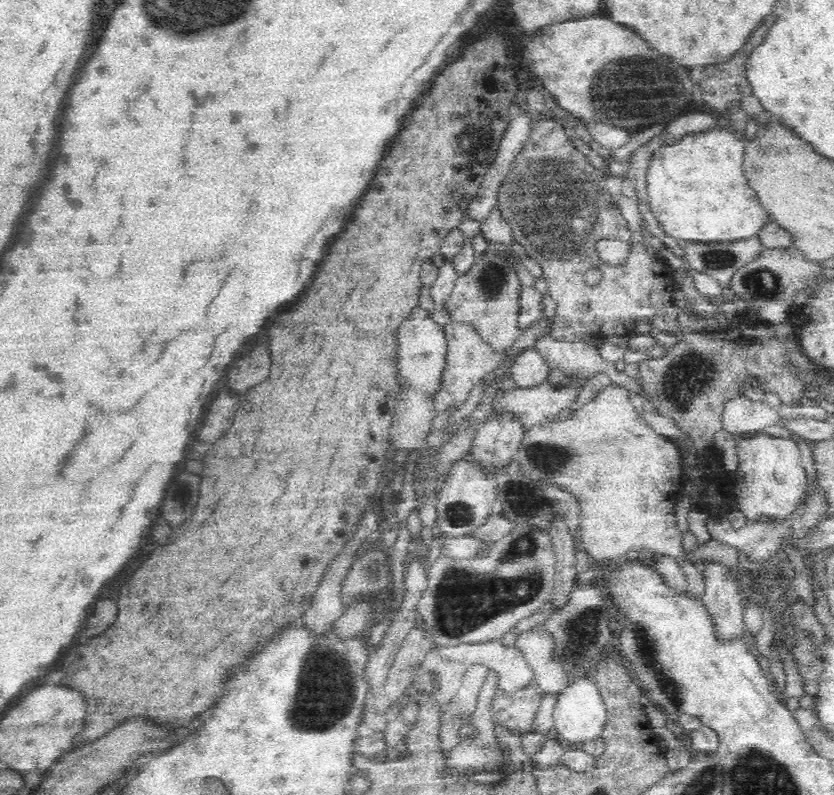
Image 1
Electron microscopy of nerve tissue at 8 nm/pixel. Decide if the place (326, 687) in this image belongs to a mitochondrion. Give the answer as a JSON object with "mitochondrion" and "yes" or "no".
{"mitochondrion":"yes"}

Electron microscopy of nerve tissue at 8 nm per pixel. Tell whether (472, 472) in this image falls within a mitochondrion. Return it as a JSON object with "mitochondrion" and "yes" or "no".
{"mitochondrion":"no"}

